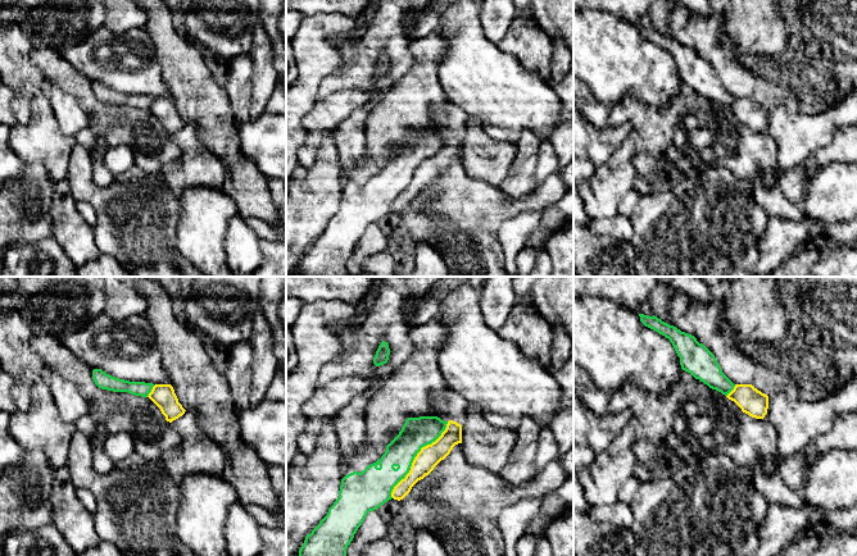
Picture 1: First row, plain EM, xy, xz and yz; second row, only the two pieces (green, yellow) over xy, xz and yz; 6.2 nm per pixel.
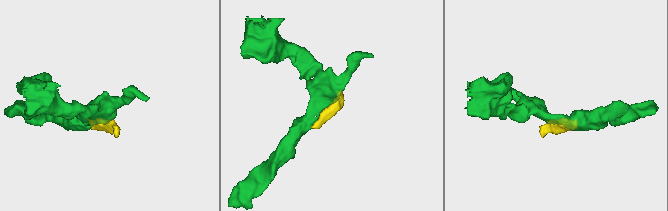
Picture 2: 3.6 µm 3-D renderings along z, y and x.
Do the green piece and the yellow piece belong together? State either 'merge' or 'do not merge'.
do not merge

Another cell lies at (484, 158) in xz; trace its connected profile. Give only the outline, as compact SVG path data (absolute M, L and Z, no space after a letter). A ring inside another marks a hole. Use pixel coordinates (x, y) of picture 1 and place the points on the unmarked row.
M470 117L462 137L462 161L467 176L498 186L516 163L514 143L491 138L480 119Z

